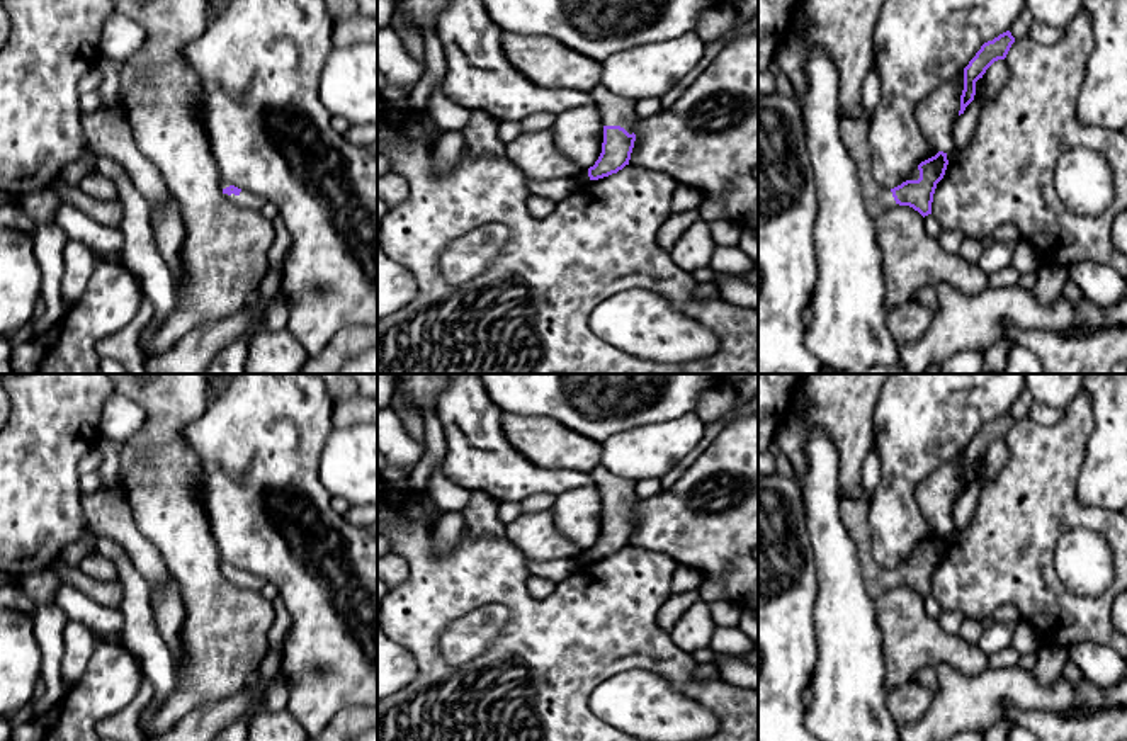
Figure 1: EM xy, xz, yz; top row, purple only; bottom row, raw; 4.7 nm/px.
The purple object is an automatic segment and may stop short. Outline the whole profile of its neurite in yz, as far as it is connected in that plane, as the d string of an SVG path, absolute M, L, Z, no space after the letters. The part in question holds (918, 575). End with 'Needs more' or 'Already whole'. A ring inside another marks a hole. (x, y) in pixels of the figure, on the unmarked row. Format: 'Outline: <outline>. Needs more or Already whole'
Outline: M841 498L840 513L843 525L855 542L864 585L870 598L879 598L896 585L909 586L923 598L932 595L937 564L943 559L949 546L947 534L938 532L935 537L921 542L918 546L918 561L906 561L894 569L884 569L872 557L872 530L869 525L867 500Z. Needs more

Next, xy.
Outline: M235 566L223 569L223 574L228 581L231 581L233 585L243 590L260 591L260 588L265 585L265 580L262 580L260 576L250 571L241 571Z. Needs more

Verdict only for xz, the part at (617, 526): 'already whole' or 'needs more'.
needs more

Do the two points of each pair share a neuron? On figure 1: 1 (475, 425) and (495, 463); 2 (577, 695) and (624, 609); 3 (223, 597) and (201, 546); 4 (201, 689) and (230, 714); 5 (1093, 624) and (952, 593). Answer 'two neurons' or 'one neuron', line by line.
1: one neuron
2: one neuron
3: one neuron
4: two neurons
5: one neuron

